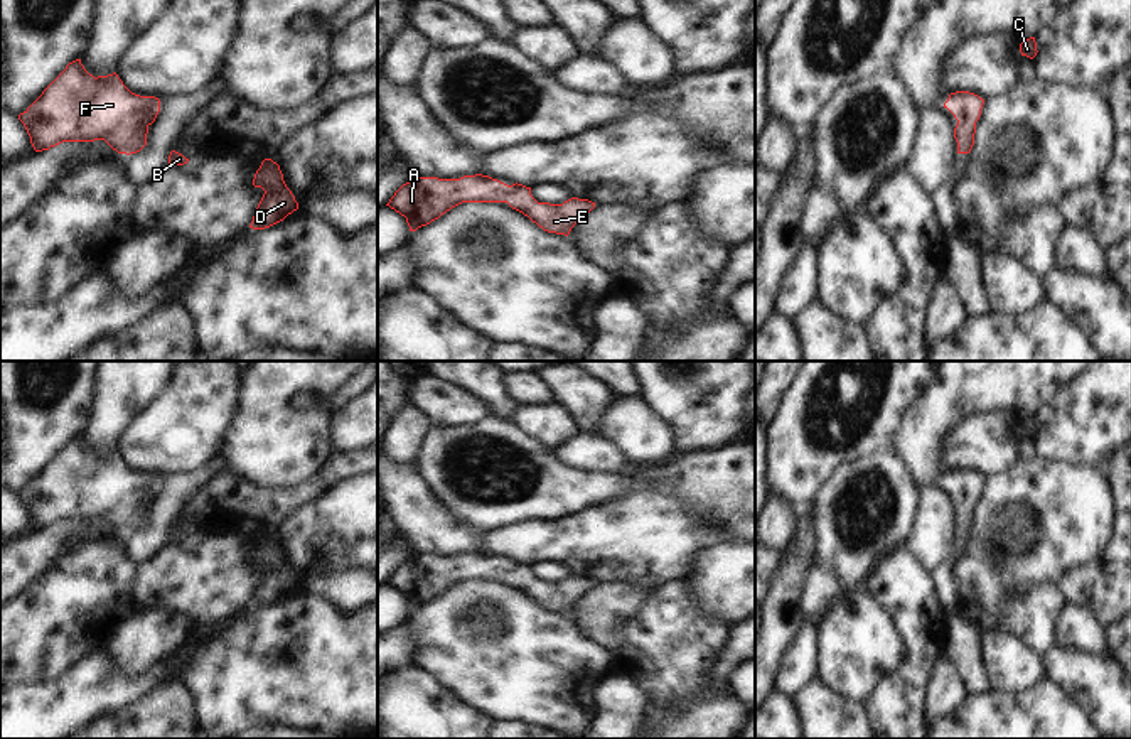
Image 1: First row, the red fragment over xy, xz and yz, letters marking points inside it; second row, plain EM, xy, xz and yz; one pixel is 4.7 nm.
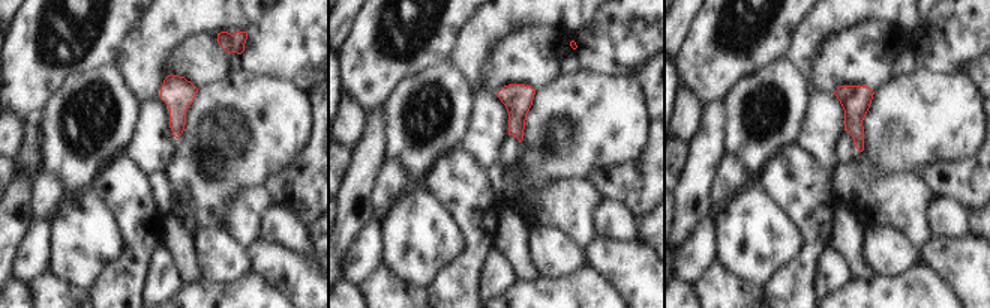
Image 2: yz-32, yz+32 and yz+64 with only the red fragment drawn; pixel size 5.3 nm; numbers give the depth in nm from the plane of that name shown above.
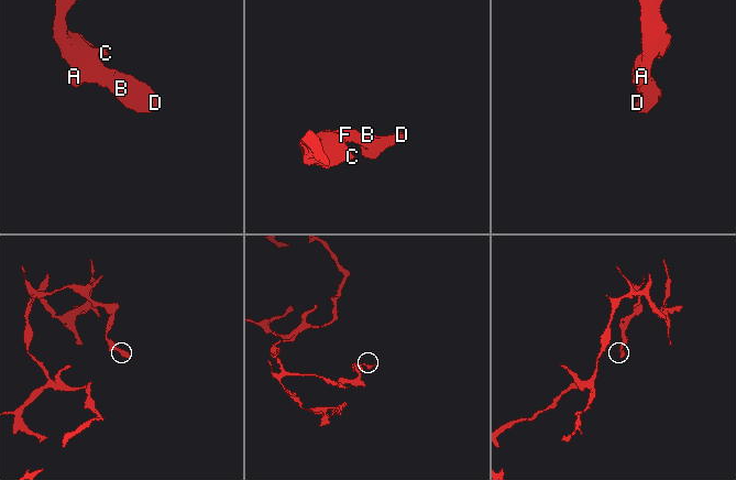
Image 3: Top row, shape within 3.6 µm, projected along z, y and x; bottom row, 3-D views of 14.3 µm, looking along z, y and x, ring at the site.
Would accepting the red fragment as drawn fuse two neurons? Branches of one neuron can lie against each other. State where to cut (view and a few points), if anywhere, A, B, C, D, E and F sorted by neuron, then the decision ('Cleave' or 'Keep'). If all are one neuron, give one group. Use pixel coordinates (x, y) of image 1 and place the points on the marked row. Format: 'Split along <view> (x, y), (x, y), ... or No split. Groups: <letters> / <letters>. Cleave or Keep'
No split. Groups: A B C D E F. Keep

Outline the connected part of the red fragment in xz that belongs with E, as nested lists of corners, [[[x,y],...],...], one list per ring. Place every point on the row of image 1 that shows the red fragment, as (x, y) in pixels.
[[[482,174],[460,179],[413,177],[386,206],[406,218],[410,231],[416,231],[462,202],[507,202],[544,231],[565,236],[595,208],[595,202],[578,197],[563,204],[538,202],[531,187],[517,182],[507,186]]]

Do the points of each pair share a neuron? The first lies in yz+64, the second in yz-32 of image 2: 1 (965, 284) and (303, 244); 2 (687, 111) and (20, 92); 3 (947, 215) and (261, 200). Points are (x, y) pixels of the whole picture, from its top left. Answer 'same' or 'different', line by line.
1: different
2: different
3: different

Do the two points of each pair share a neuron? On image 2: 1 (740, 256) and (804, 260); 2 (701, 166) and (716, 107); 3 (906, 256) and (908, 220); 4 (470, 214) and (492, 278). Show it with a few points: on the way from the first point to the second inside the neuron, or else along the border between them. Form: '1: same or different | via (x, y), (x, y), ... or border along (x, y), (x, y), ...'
1: different | border along (797, 224), (801, 233), (801, 250), (767, 283)
2: same | via (705, 150), (713, 122)
3: different | border along (873, 226), (887, 226), (897, 230), (920, 251)
4: different | border along (492, 245), (482, 268), (480, 292)

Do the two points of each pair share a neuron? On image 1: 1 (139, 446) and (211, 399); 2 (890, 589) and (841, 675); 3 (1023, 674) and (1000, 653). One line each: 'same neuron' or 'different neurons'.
1: same neuron
2: different neurons
3: same neuron

